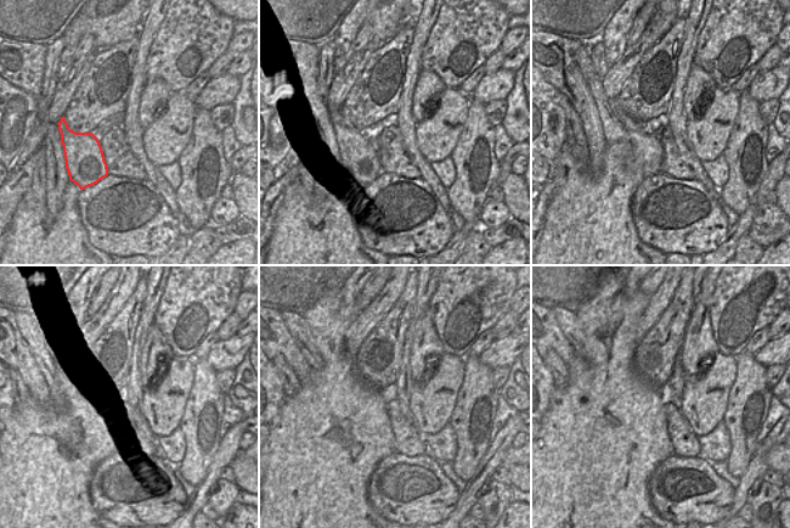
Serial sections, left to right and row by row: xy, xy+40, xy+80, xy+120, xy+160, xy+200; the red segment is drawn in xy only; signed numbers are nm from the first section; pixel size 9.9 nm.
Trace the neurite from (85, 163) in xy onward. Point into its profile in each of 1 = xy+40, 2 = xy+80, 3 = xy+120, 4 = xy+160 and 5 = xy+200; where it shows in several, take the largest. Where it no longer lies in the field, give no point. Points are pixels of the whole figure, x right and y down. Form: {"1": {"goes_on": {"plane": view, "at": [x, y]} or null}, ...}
{"1": {"goes_on": {"plane": "xy+40", "at": [356, 156]}}, "2": {"goes_on": {"plane": "xy+80", "at": [614, 132]}}, "3": {"goes_on": {"plane": "xy+120", "at": [32, 330]}}, "4": {"goes_on": {"plane": "xy+160", "at": [295, 323]}}, "5": {"goes_on": {"plane": "xy+200", "at": [566, 320]}}}

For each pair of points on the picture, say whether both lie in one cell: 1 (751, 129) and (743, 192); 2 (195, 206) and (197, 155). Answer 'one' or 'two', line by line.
1: one
2: one

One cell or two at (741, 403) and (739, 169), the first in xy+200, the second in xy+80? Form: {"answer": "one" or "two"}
{"answer": "one"}

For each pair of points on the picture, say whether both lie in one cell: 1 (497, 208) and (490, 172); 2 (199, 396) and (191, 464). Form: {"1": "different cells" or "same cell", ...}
{"1": "different cells", "2": "same cell"}

